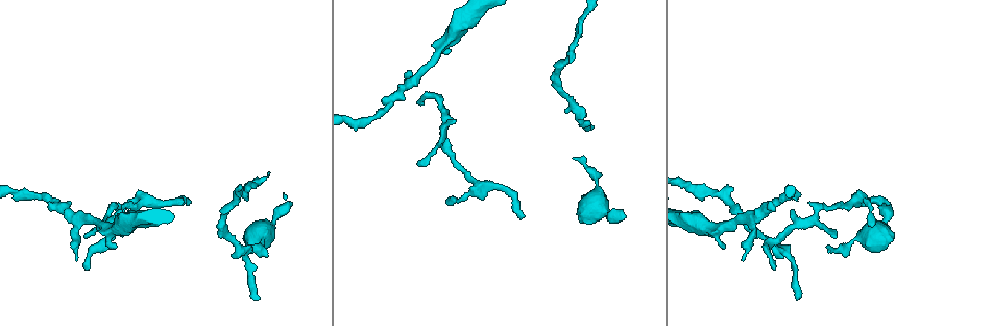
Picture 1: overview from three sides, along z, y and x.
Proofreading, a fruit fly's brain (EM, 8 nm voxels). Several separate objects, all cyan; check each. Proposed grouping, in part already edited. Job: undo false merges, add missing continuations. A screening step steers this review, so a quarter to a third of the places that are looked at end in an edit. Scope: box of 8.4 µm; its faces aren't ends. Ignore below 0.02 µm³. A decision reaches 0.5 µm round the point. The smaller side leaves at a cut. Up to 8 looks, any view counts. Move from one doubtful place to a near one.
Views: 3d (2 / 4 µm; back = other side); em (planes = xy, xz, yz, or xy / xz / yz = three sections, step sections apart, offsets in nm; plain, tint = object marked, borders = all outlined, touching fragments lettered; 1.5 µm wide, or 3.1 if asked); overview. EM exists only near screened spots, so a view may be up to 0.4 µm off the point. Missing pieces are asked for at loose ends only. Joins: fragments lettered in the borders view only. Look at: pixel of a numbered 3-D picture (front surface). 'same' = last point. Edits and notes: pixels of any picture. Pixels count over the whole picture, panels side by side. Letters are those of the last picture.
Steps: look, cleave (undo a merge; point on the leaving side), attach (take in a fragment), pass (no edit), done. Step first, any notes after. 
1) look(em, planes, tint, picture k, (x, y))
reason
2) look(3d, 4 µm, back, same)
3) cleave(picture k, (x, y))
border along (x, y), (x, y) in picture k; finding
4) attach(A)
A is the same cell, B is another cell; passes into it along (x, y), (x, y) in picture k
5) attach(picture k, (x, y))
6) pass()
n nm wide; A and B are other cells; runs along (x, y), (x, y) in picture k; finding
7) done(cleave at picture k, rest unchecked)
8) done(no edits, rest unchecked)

look(em, planes, borders, picture 1, (188, 204))
branch stops here

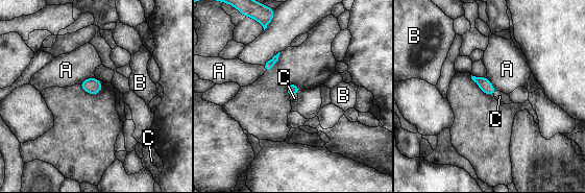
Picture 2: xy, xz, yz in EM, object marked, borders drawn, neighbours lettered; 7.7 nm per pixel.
attach(picture 2, (500, 96))
C is the same cell, A and B are other cells; passes into it along (485, 85), (494, 93), (500, 96) in picture 2; the cell continues

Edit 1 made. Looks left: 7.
look(em, xz, step 8, tint, picture 1, (827, 252))
free end

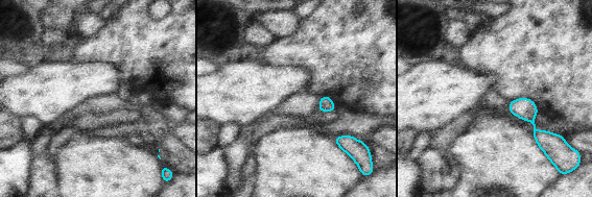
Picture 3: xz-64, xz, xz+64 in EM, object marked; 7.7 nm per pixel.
look(em, xy, step 8, borders, same)
another direction

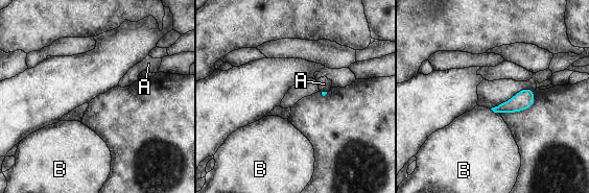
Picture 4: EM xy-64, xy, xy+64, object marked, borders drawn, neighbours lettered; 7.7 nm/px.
pass()
A and B are other cells; border along (490, 109), (498, 113) in picture 4; no lettered fragment goes on from it

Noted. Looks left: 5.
look(overview)
see it whole again

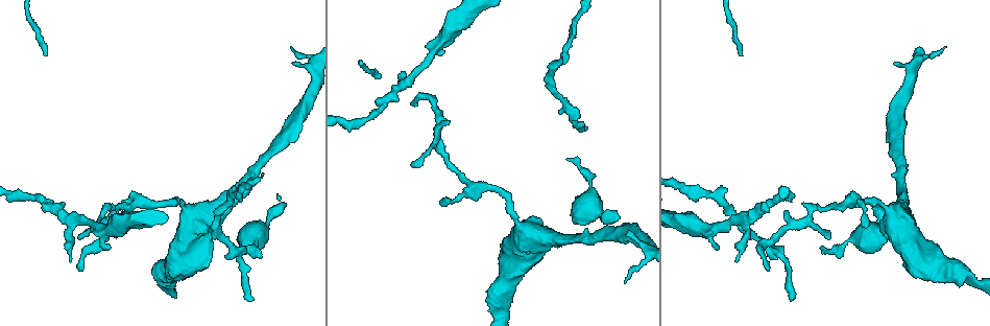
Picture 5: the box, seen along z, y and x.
look(3d, 2 µm, picture 5, (80, 271))
branch stops here

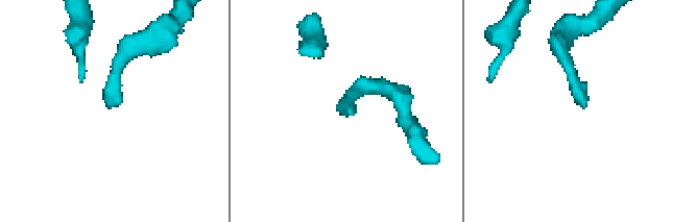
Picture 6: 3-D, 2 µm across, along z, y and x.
look(em, planes, borders, picture 6, (341, 110))

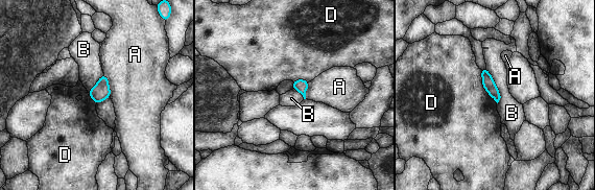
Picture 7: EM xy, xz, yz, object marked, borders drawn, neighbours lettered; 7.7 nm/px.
pass()
A, B and D are other cells; border along (486, 67), (499, 92), (497, 103) in picture 7; none of them fits

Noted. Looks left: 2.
done(attach at picture 2, rest unchecked)

